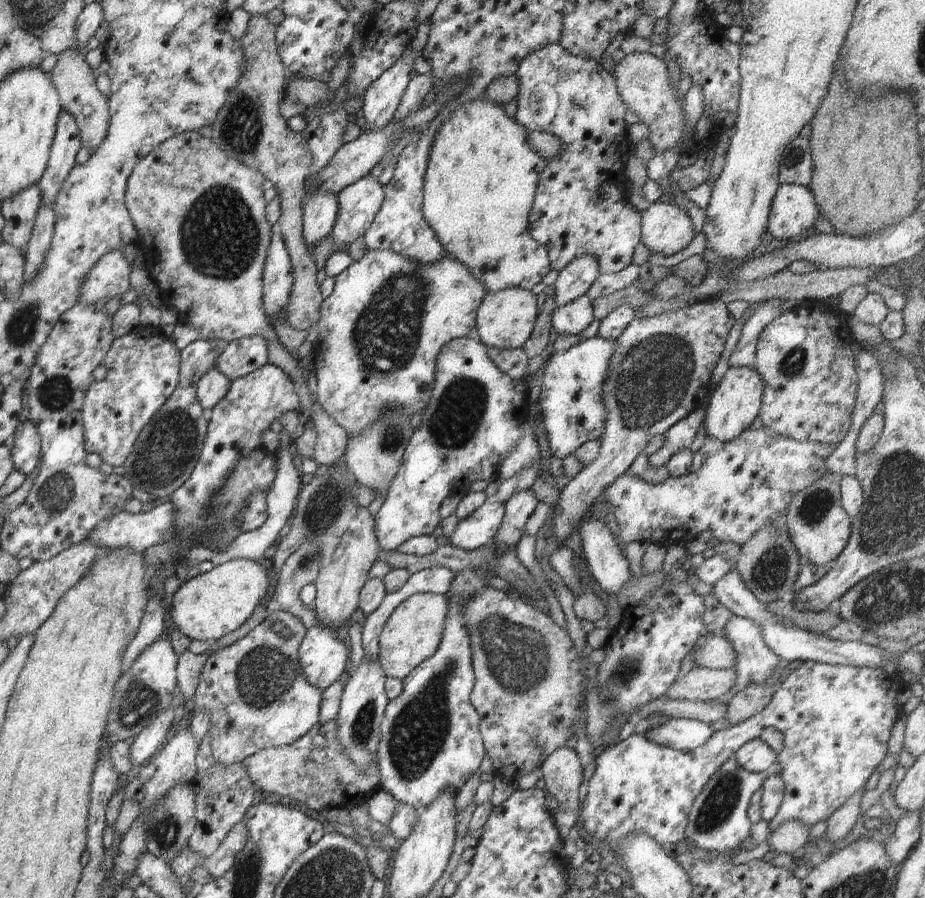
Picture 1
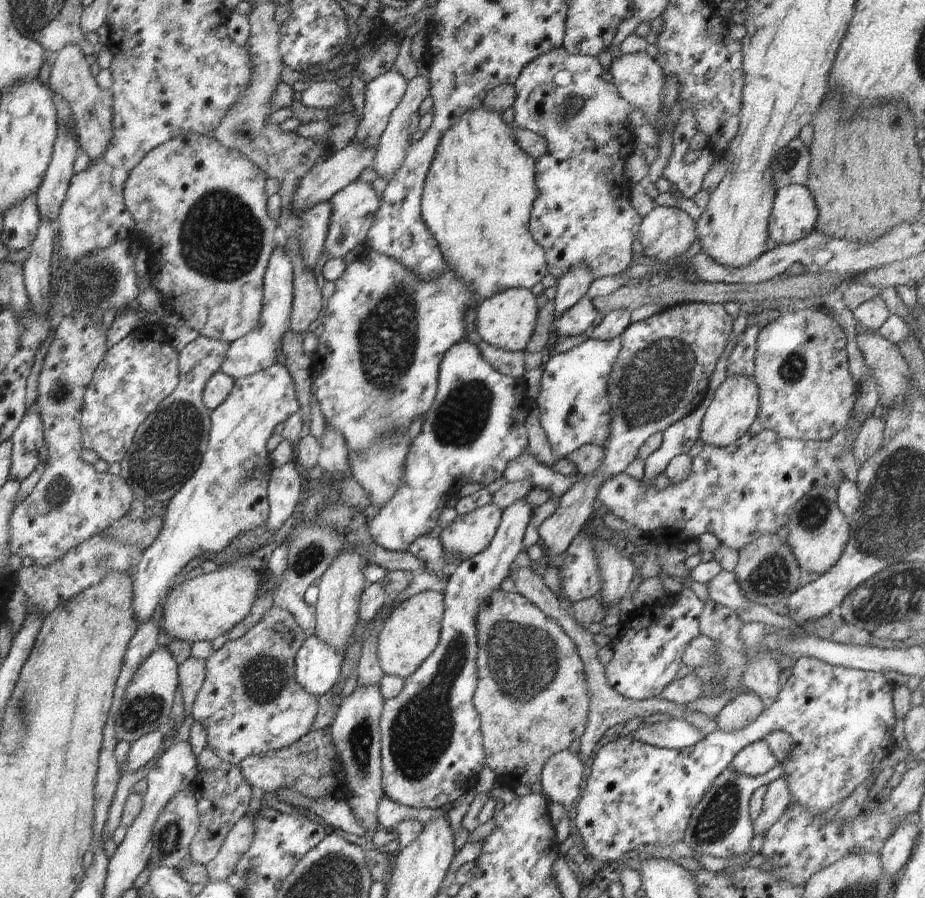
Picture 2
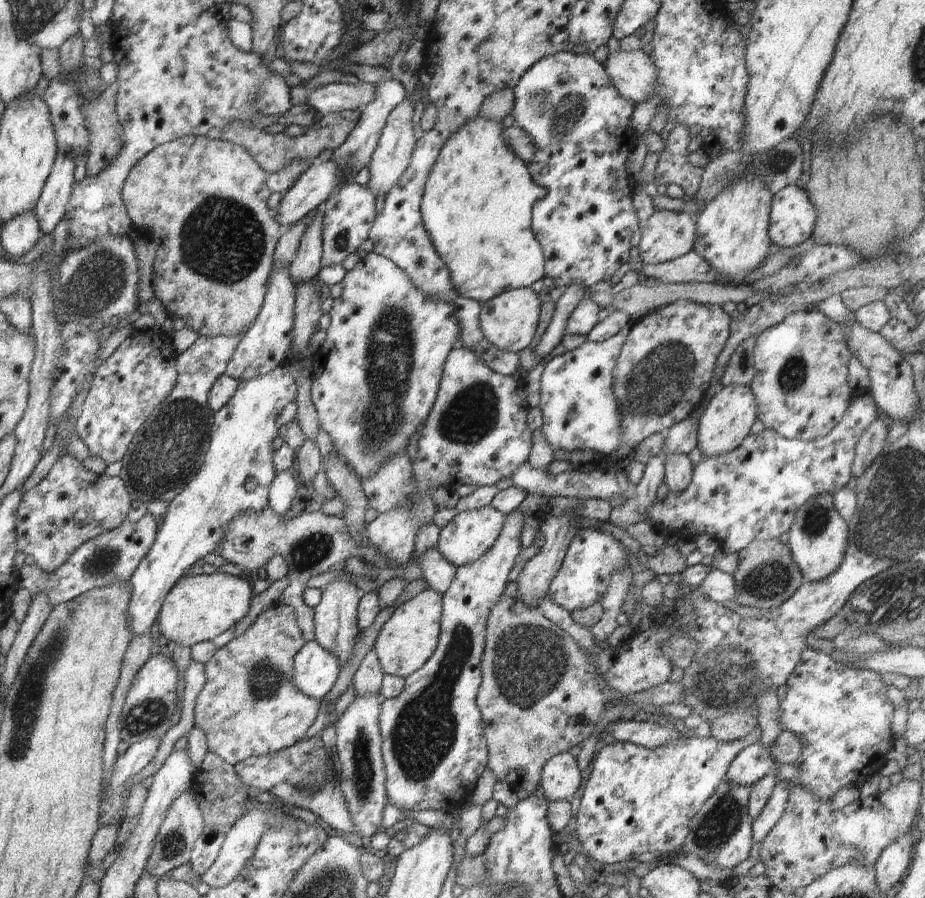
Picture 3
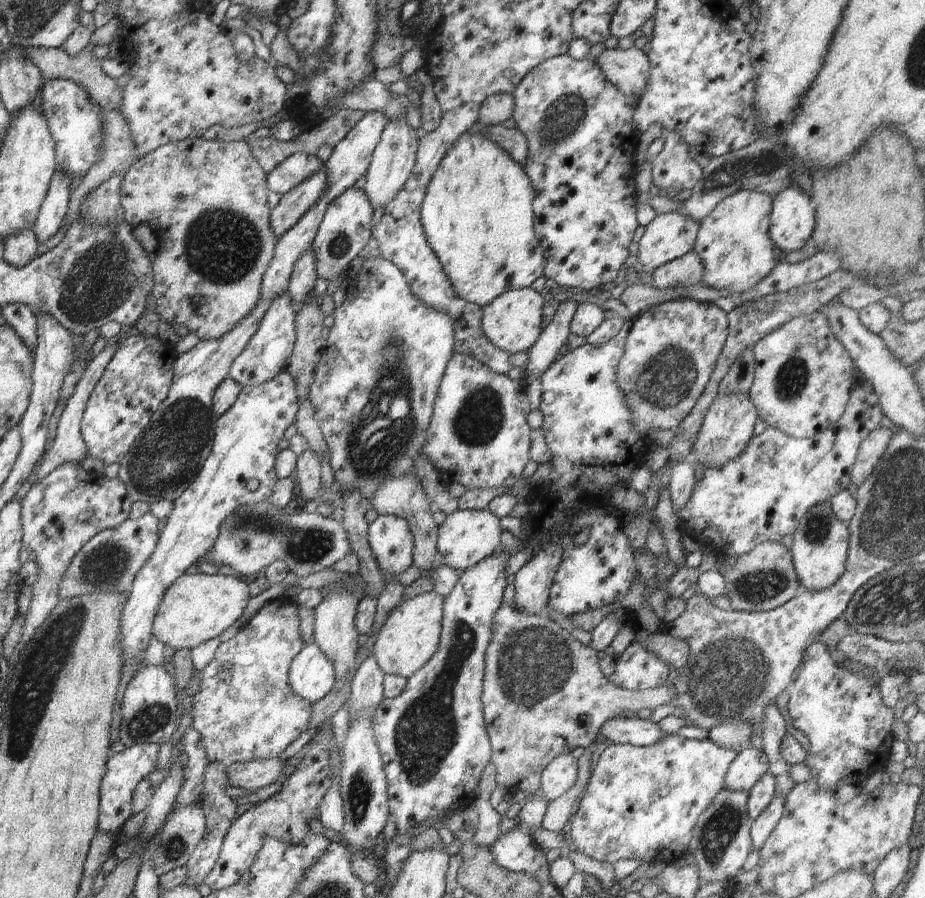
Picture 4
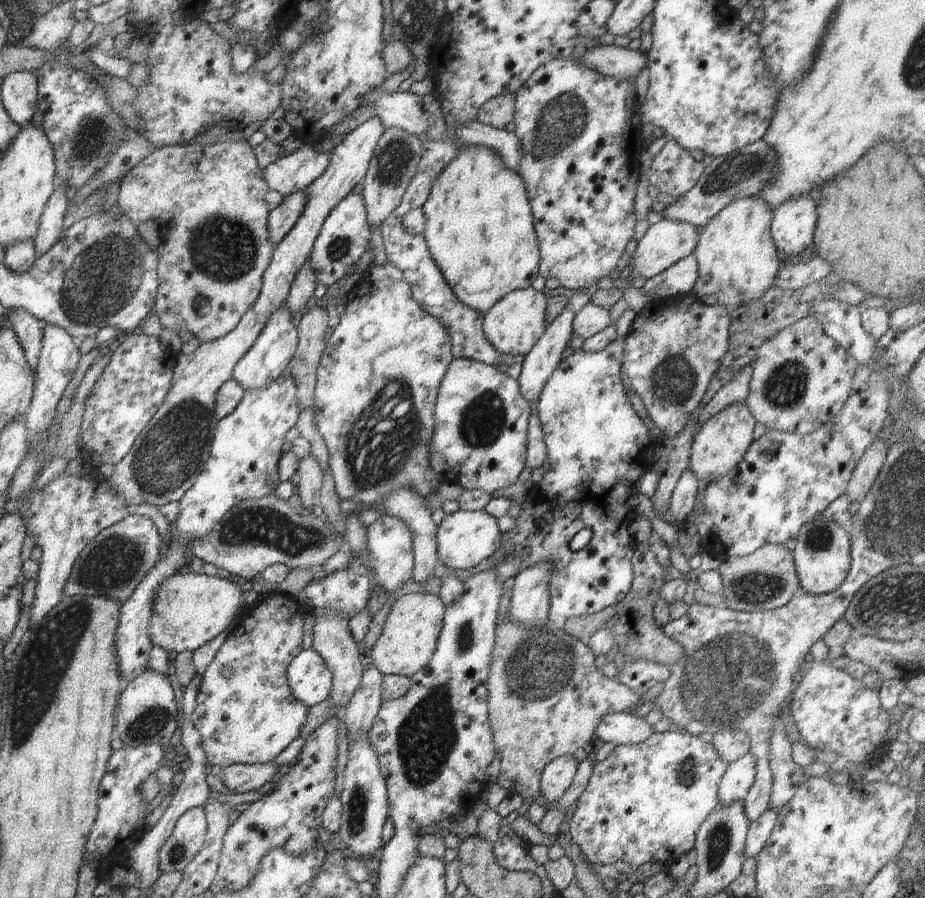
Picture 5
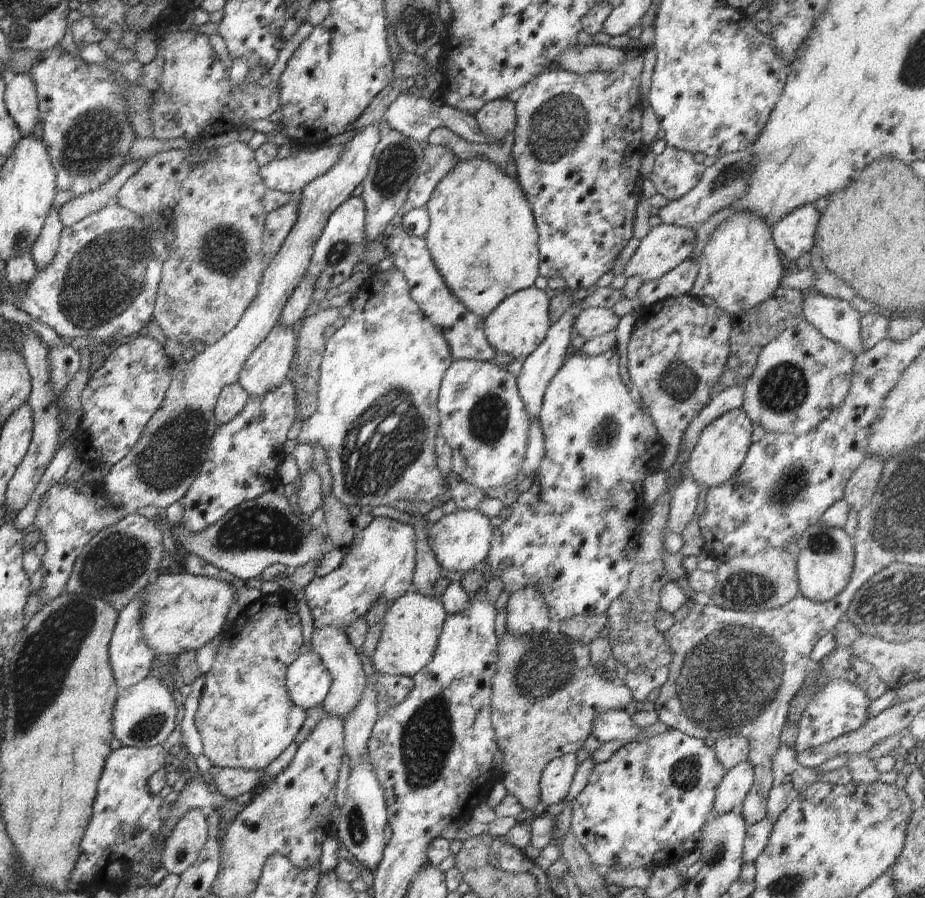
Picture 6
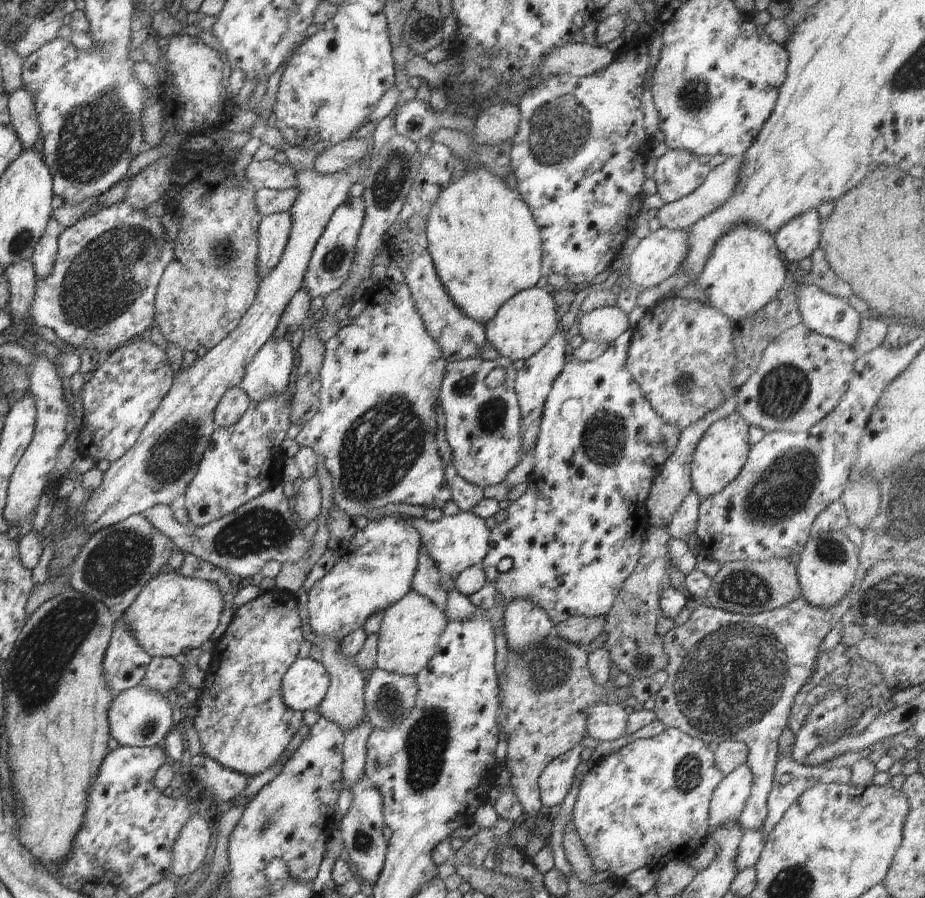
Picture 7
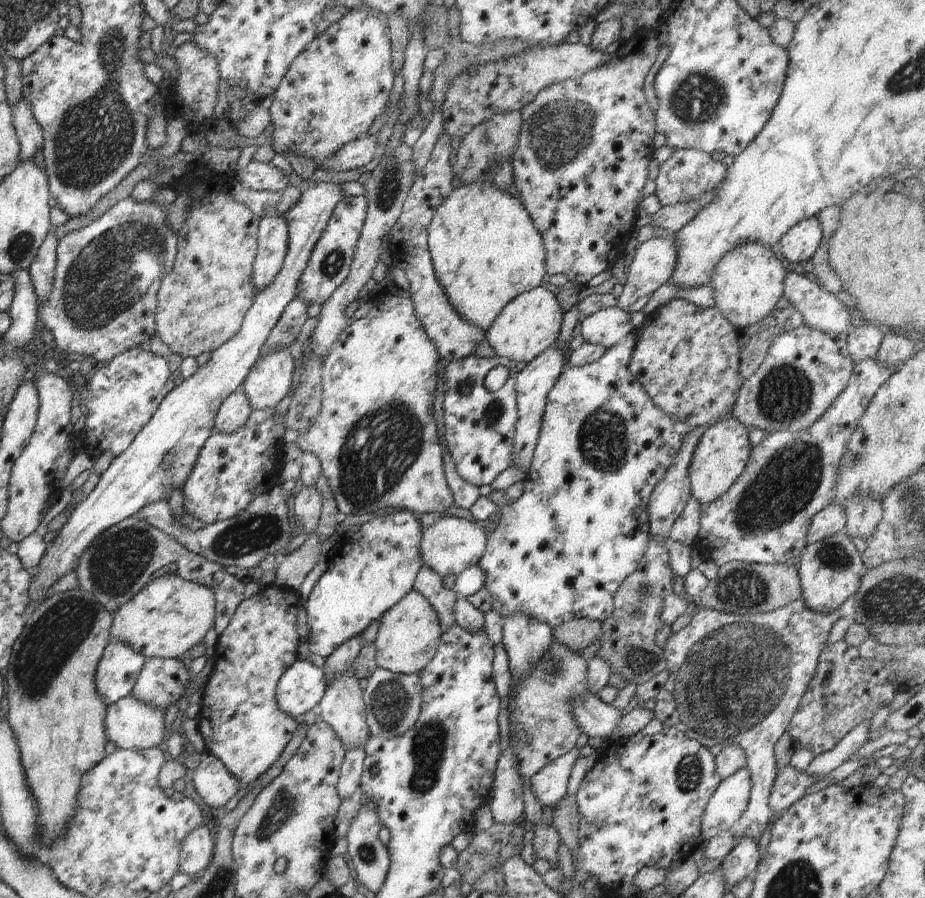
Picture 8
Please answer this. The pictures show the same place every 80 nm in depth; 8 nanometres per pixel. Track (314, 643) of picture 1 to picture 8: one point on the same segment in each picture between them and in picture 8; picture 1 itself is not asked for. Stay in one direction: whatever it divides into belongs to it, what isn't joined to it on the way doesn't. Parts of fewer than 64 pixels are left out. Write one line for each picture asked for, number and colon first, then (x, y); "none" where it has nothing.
2: (317, 666)
3: (315, 670)
4: (311, 675)
5: (310, 680)
6: (308, 681)
7: (305, 684)
8: (302, 687)

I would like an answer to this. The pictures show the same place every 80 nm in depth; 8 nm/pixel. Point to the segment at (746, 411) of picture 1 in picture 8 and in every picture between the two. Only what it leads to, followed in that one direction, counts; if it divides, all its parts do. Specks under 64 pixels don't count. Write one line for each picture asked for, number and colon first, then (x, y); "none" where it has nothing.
2: (735, 405)
3: (725, 423)
4: (727, 427)
5: (721, 443)
6: (722, 446)
7: (720, 454)
8: (721, 455)

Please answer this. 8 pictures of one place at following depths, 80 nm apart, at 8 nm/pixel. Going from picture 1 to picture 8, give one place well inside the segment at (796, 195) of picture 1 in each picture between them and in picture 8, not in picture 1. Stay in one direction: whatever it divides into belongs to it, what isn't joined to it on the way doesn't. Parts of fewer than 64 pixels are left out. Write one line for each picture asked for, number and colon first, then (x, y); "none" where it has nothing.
2: (793, 216)
3: (792, 218)
4: (793, 220)
5: (793, 224)
6: (794, 235)
7: (798, 239)
8: (801, 242)

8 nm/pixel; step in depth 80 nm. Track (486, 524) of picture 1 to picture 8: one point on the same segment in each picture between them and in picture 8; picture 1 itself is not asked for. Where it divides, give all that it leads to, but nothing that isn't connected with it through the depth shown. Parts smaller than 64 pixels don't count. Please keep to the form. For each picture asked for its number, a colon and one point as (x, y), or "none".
2: (468, 535)
3: (466, 537)
4: (466, 537)
5: (465, 538)
6: (461, 540)
7: (455, 542)
8: (449, 546)

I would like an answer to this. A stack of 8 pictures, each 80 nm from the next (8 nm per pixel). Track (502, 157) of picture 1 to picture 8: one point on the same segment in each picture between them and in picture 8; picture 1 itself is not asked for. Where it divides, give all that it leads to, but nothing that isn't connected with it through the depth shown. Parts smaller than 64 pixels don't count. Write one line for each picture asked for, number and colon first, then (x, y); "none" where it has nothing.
2: (477, 199)
3: (477, 204)
4: (477, 213)
5: (479, 229)
6: (483, 239)
7: (485, 245)
8: (486, 251)

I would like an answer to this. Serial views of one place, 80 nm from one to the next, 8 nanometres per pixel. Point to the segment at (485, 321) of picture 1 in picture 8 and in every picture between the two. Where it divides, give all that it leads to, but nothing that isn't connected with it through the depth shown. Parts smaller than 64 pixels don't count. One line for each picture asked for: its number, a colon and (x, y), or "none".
2: (506, 320)
3: (509, 321)
4: (513, 322)
5: (514, 324)
6: (516, 327)
7: (523, 325)
8: (529, 324)

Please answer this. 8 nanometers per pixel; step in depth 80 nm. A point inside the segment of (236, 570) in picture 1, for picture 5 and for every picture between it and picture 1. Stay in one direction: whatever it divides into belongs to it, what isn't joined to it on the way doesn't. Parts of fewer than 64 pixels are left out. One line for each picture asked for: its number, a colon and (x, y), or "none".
2: (199, 609)
3: (198, 608)
4: (196, 607)
5: (189, 610)

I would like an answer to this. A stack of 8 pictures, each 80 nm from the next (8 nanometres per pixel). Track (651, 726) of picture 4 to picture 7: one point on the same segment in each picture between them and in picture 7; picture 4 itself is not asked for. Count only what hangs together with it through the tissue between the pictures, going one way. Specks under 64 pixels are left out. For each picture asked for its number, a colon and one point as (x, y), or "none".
5: (624, 728)
6: (613, 724)
7: (605, 721)

